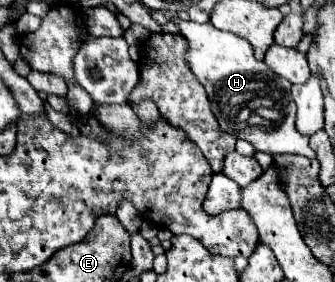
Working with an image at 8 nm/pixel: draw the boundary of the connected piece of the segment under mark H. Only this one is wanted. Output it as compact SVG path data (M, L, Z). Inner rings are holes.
M166 16L170 22L178 26L178 32L188 42L186 64L198 82L206 88L208 100L212 106L212 114L216 116L220 130L232 134L234 138L250 142L256 150L268 154L300 154L306 158L316 158L314 150L308 146L308 138L298 134L294 126L296 104L290 94L290 82L286 78L276 76L264 62L254 58L252 46L230 32L216 30L206 24L196 24L192 20L180 20L178 16ZM248 112L254 116L254 124L244 120Z

